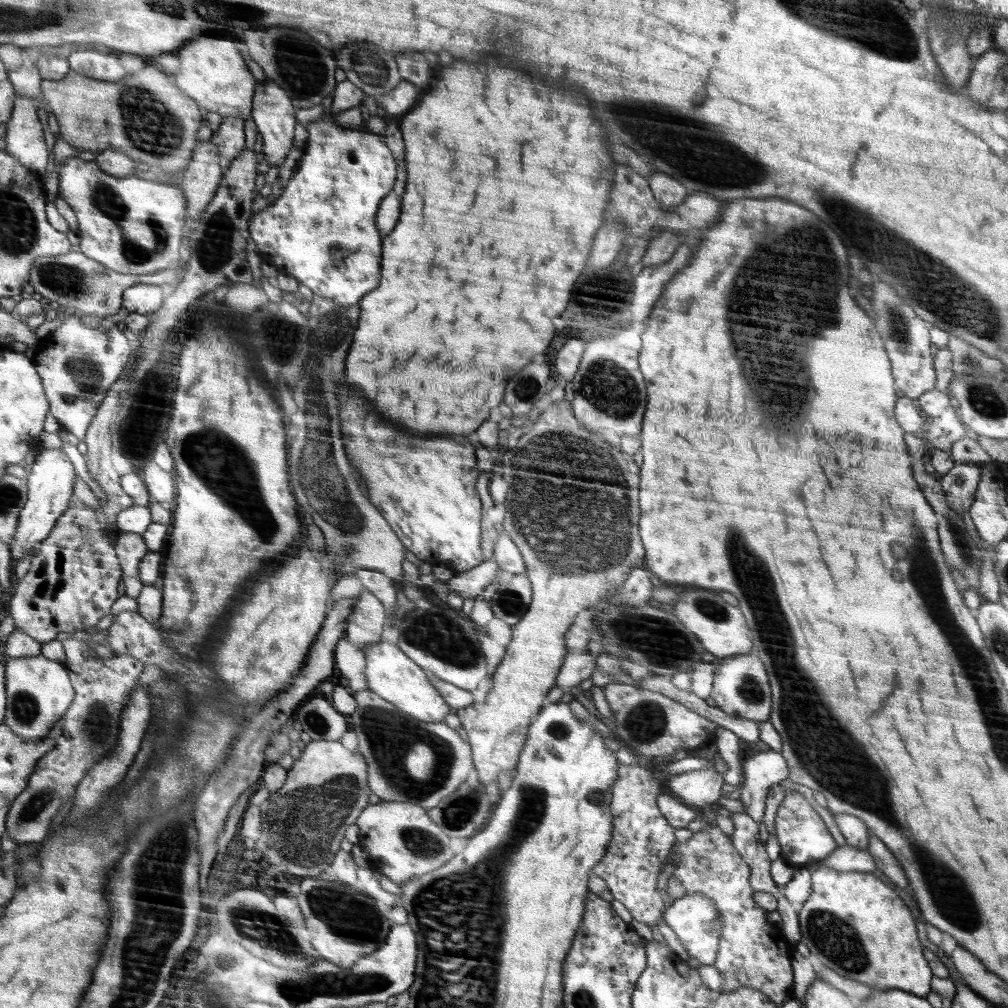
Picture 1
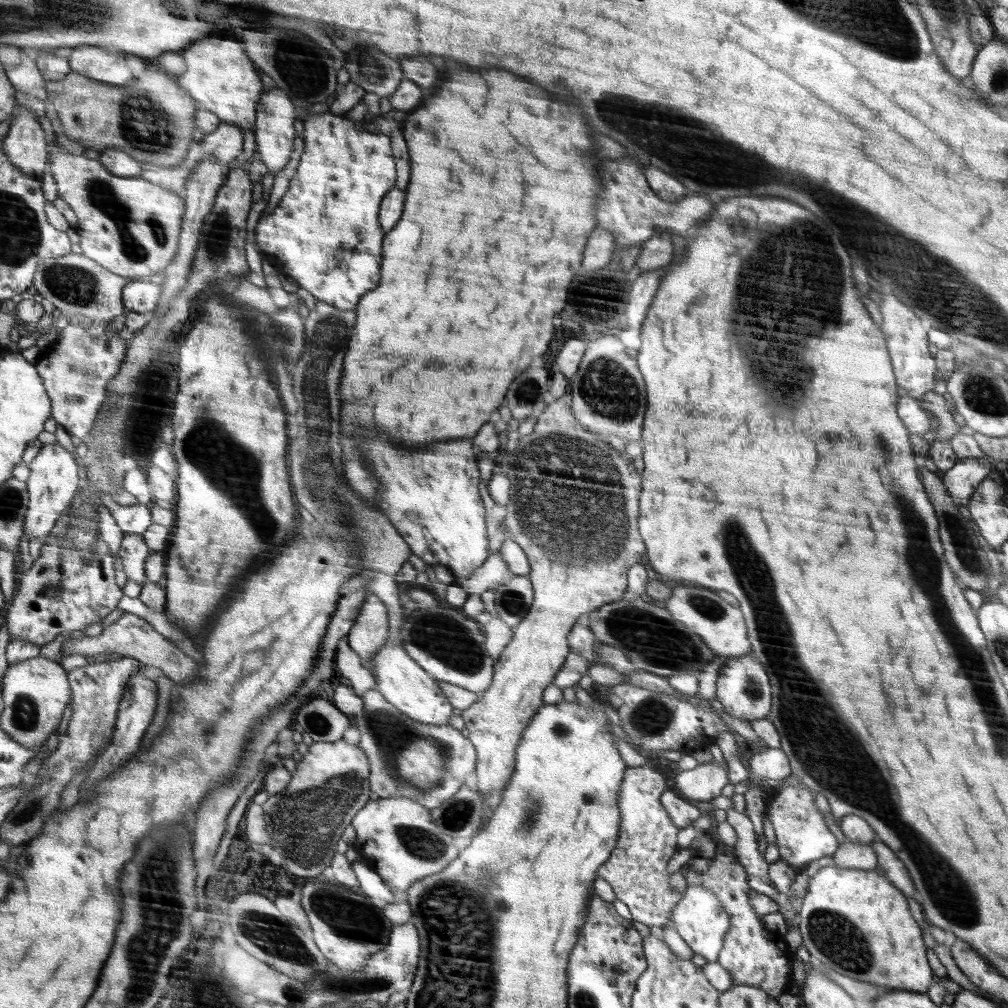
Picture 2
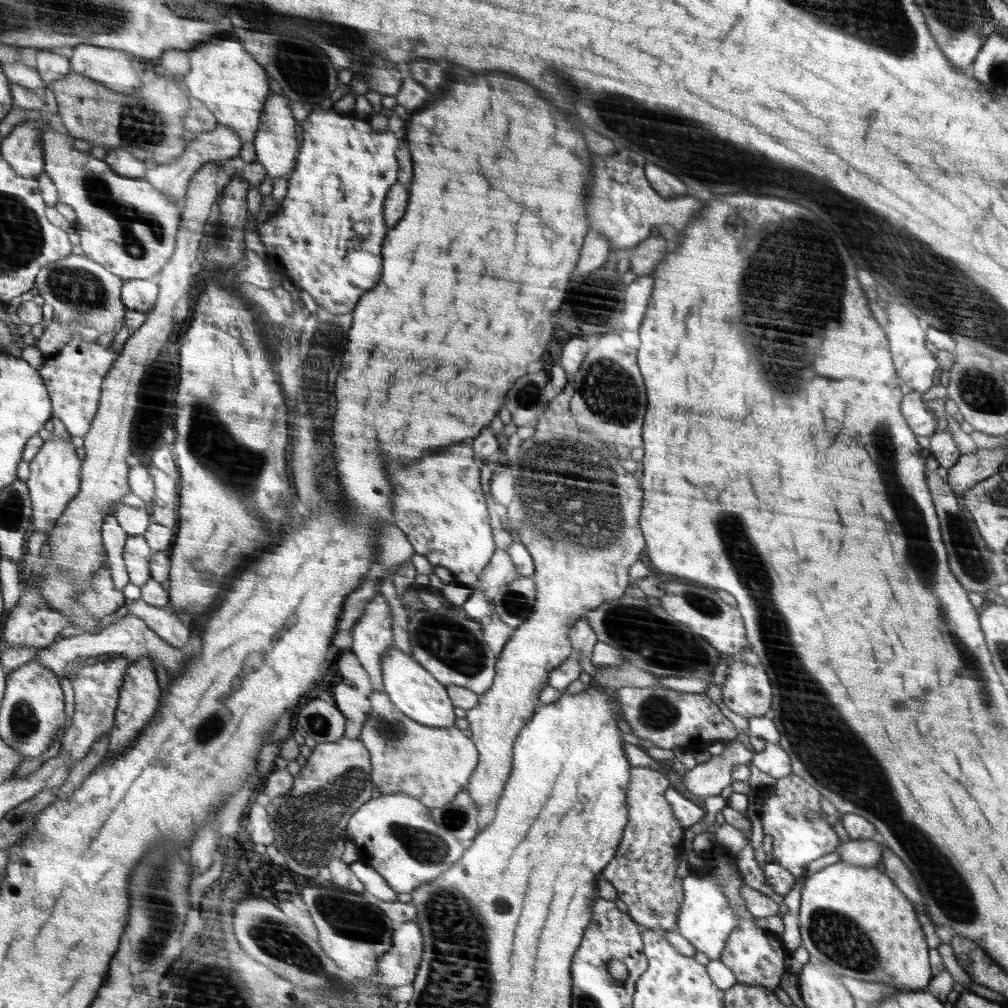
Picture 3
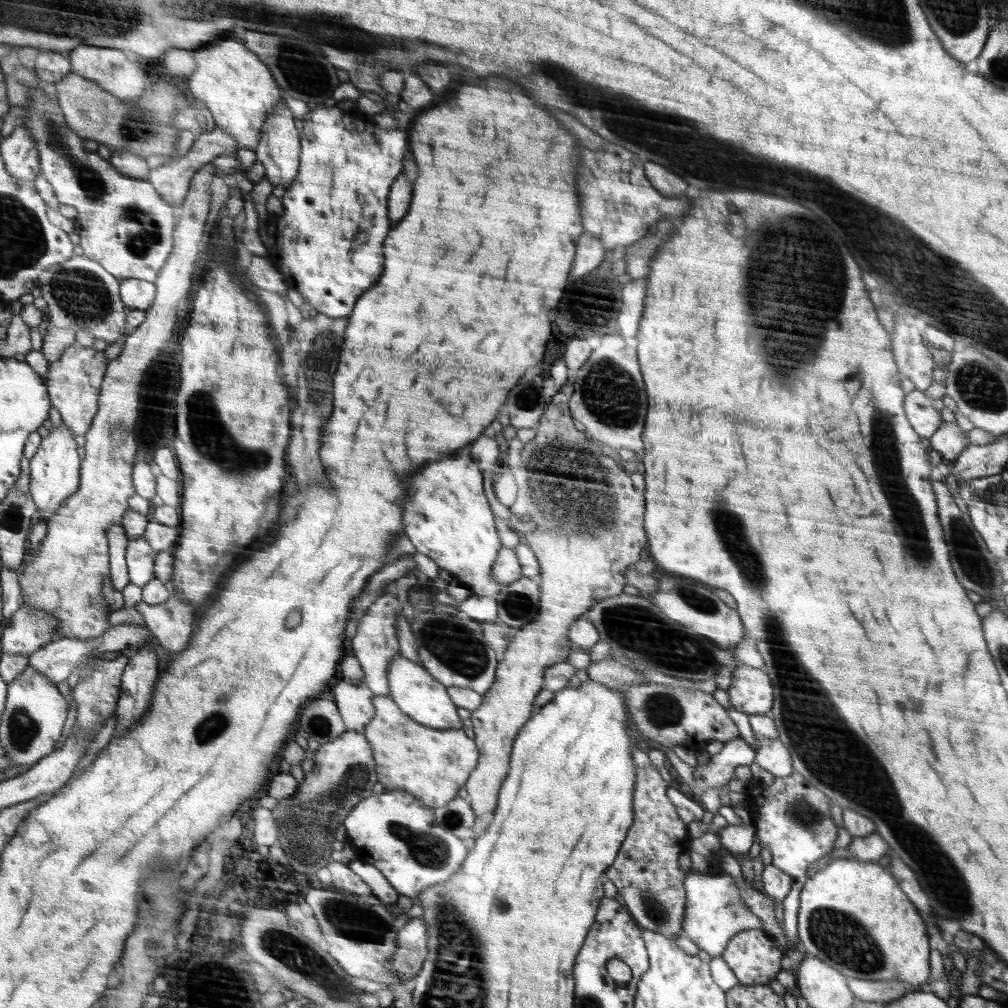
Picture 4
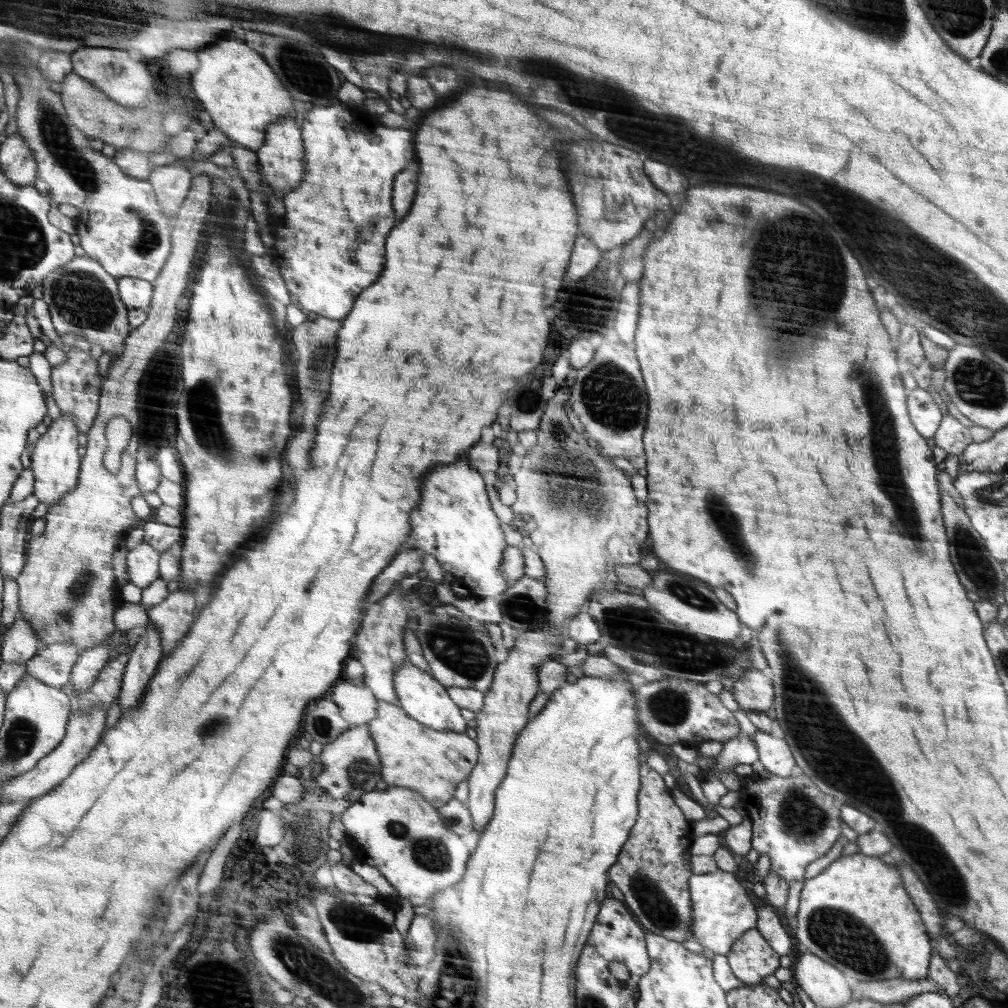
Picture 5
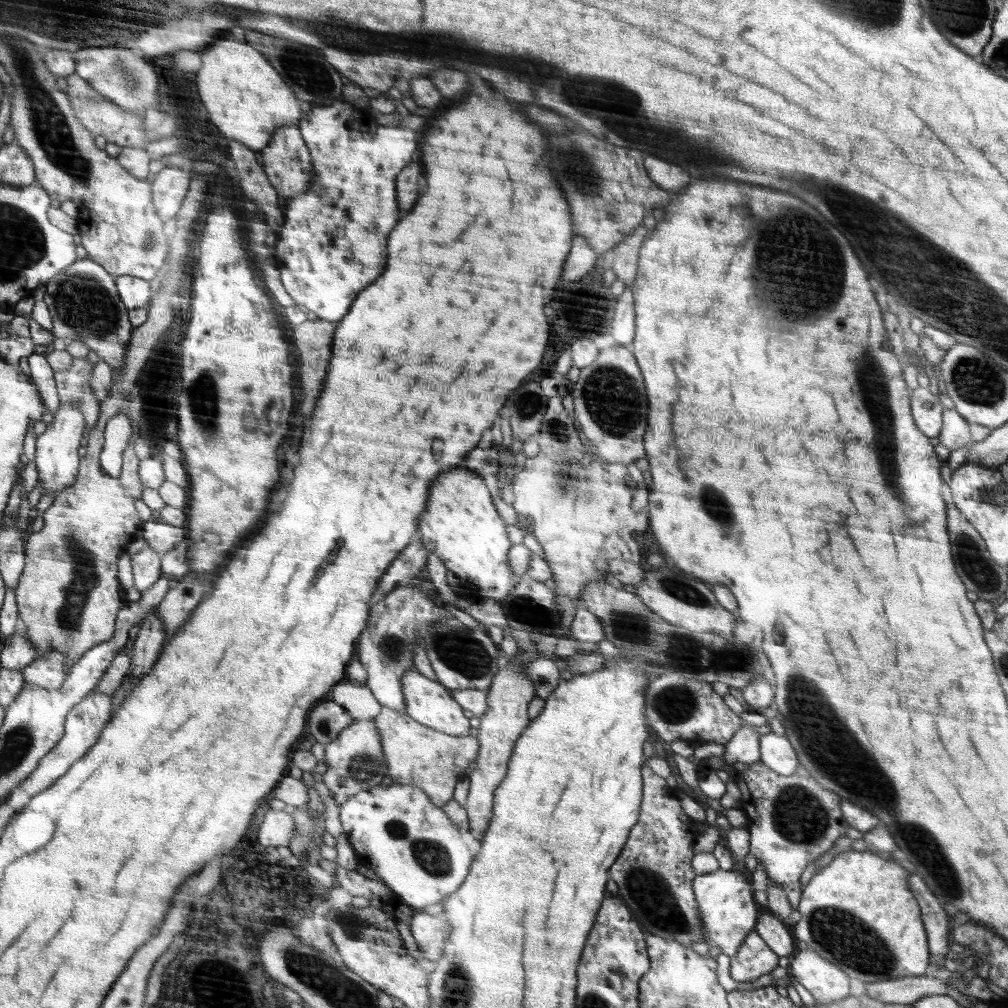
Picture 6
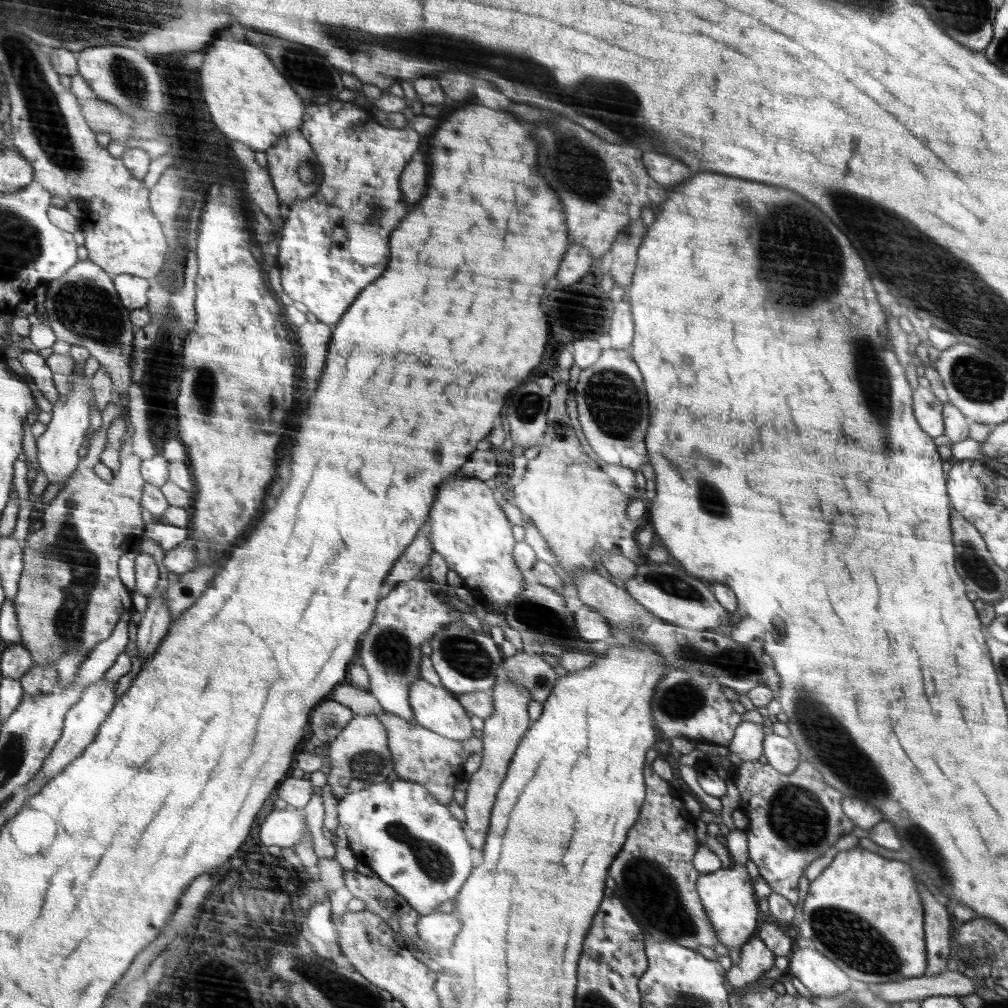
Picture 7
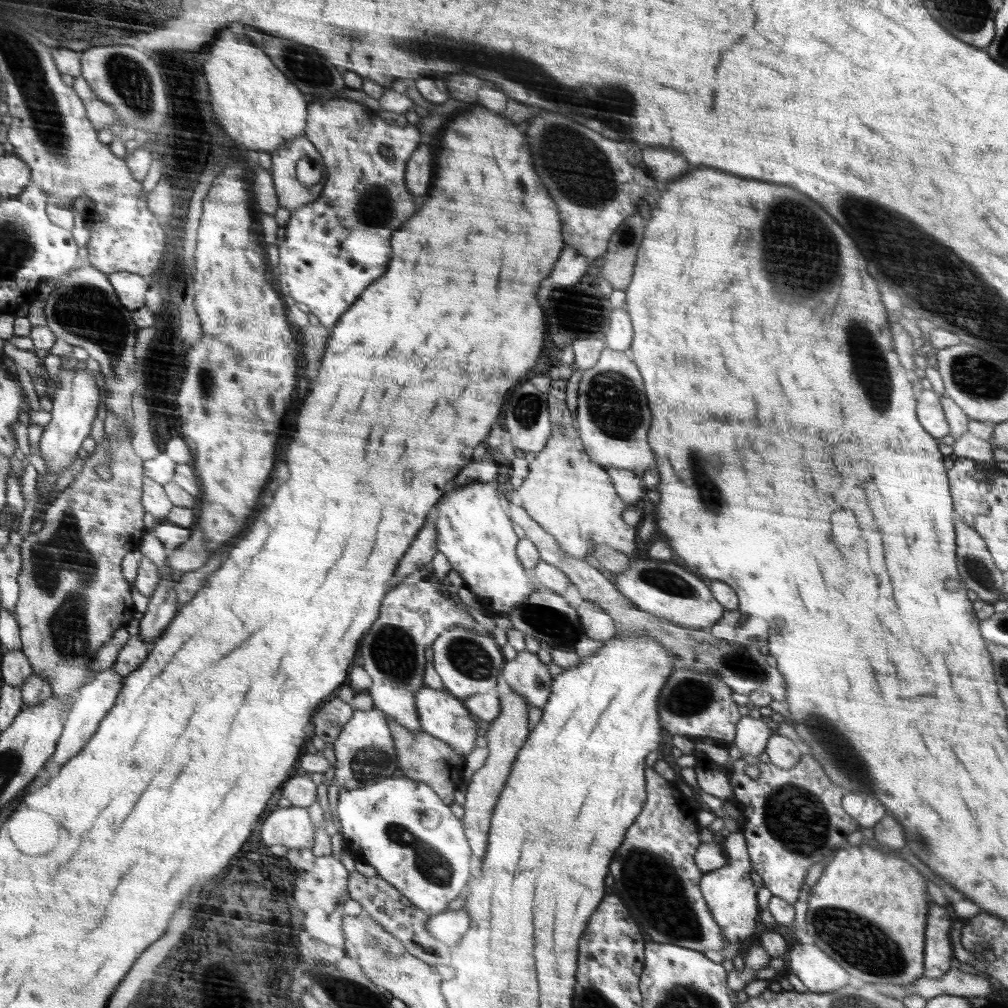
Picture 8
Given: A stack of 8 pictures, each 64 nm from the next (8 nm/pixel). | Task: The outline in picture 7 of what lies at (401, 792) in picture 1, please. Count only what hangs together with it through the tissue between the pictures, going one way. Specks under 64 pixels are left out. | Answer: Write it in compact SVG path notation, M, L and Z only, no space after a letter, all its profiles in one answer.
M382 710L378 717L389 732L388 745L392 751L398 778L421 783L422 786L428 787L430 793L440 803L447 805L452 802L452 792L456 788L458 772L463 772L462 766L470 754L483 749L483 744L478 740L478 736L470 738L469 741L456 741L444 738L420 726L416 721L409 721L388 711Z

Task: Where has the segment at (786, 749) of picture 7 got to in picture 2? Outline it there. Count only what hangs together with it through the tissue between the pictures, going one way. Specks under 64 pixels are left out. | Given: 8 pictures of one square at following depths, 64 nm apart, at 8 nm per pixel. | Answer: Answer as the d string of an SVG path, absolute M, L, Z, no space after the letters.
M767 747L764 752L754 754L748 762L748 768L750 768L749 772L754 772L762 782L765 778L783 780L792 773L789 755L780 747Z

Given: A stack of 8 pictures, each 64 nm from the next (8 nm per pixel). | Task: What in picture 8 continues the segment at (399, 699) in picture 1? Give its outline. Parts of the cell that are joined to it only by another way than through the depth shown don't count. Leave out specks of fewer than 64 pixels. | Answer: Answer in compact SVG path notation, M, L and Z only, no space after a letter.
M425 686L416 694L417 710L420 715L420 725L423 732L433 735L434 738L447 742L459 757L468 756L474 750L474 740L478 740L478 728L470 718L470 712L465 703L450 694L445 689L436 690Z

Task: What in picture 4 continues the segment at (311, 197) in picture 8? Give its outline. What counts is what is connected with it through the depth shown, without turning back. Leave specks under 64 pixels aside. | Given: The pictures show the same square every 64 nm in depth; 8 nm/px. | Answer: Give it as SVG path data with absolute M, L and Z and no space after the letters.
M278 106L262 128L261 140L253 151L265 168L265 178L271 184L288 188L298 177L300 134L294 128L294 118L288 107Z

